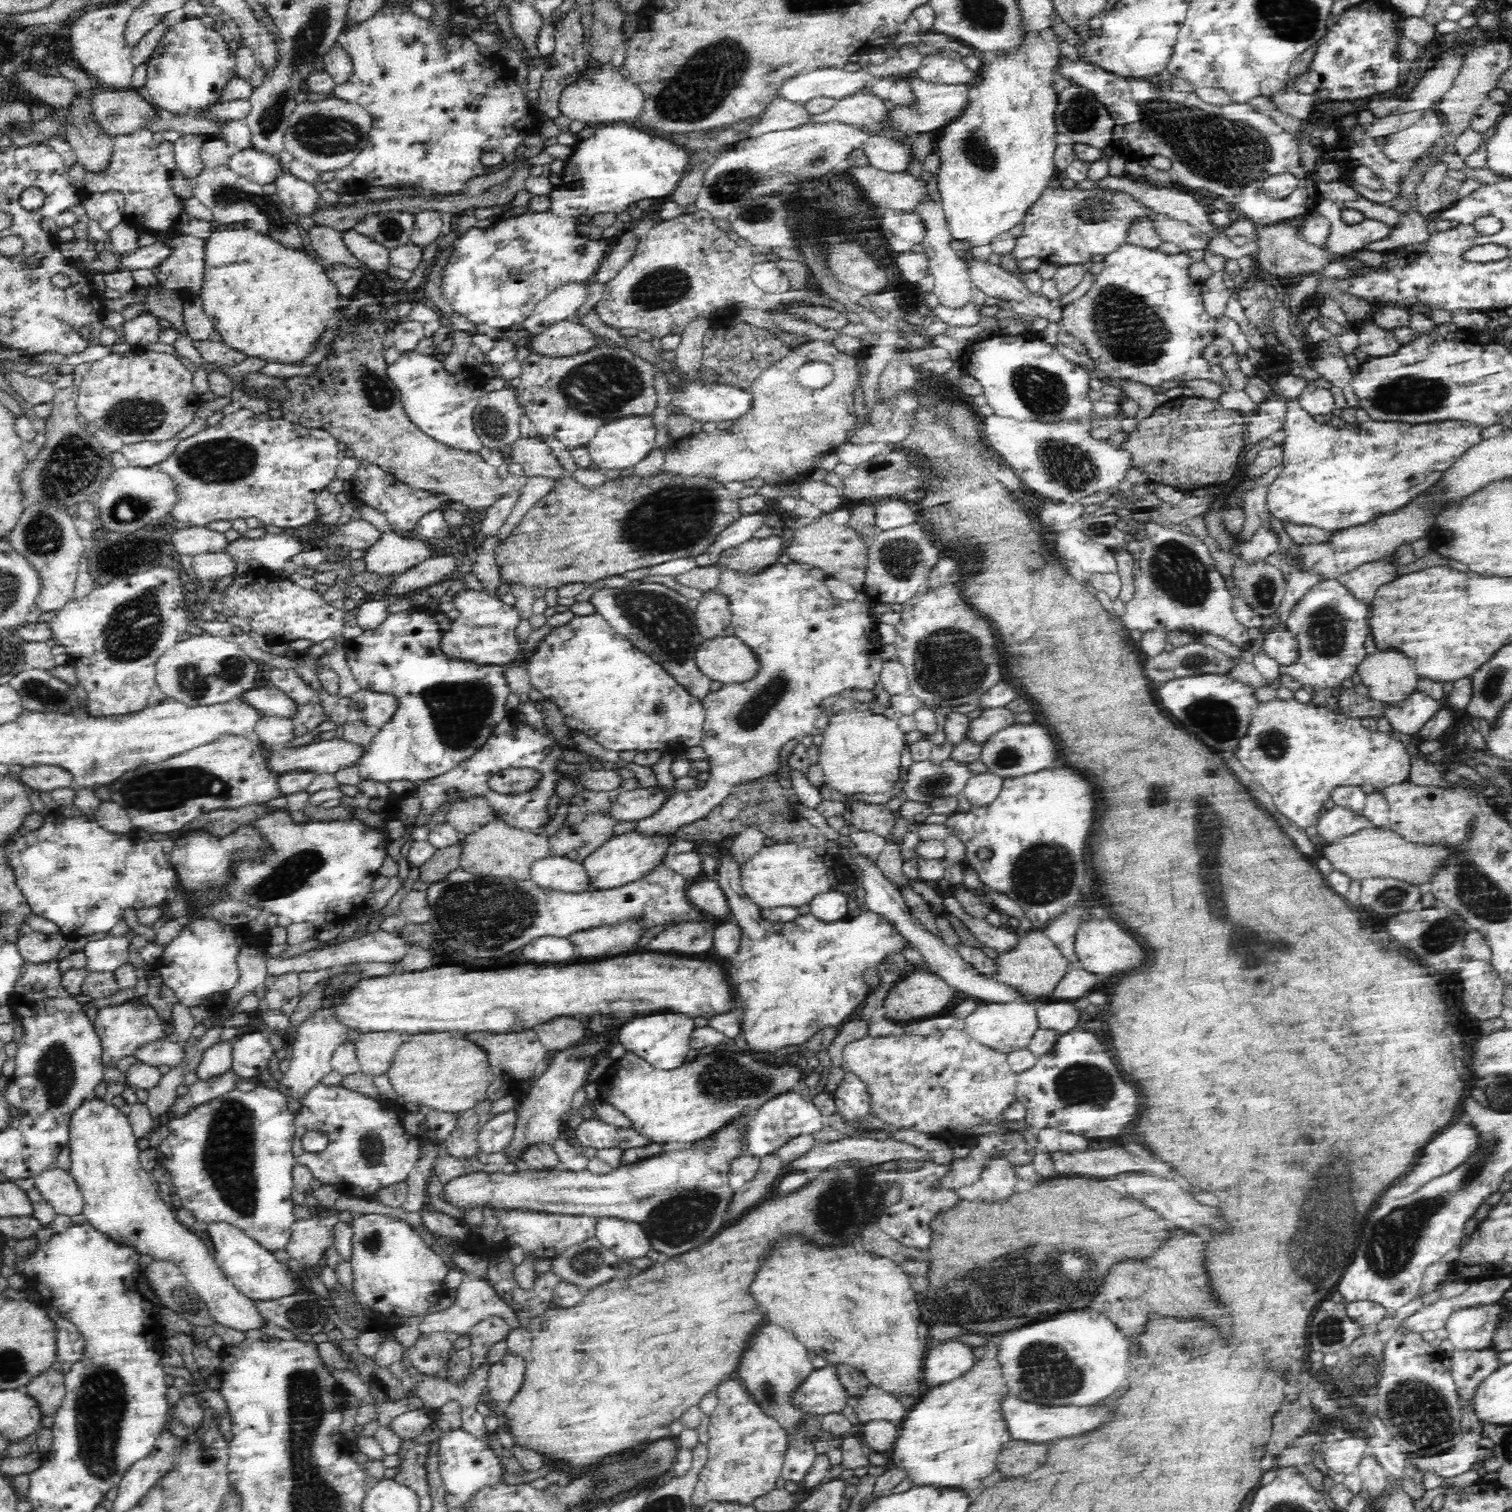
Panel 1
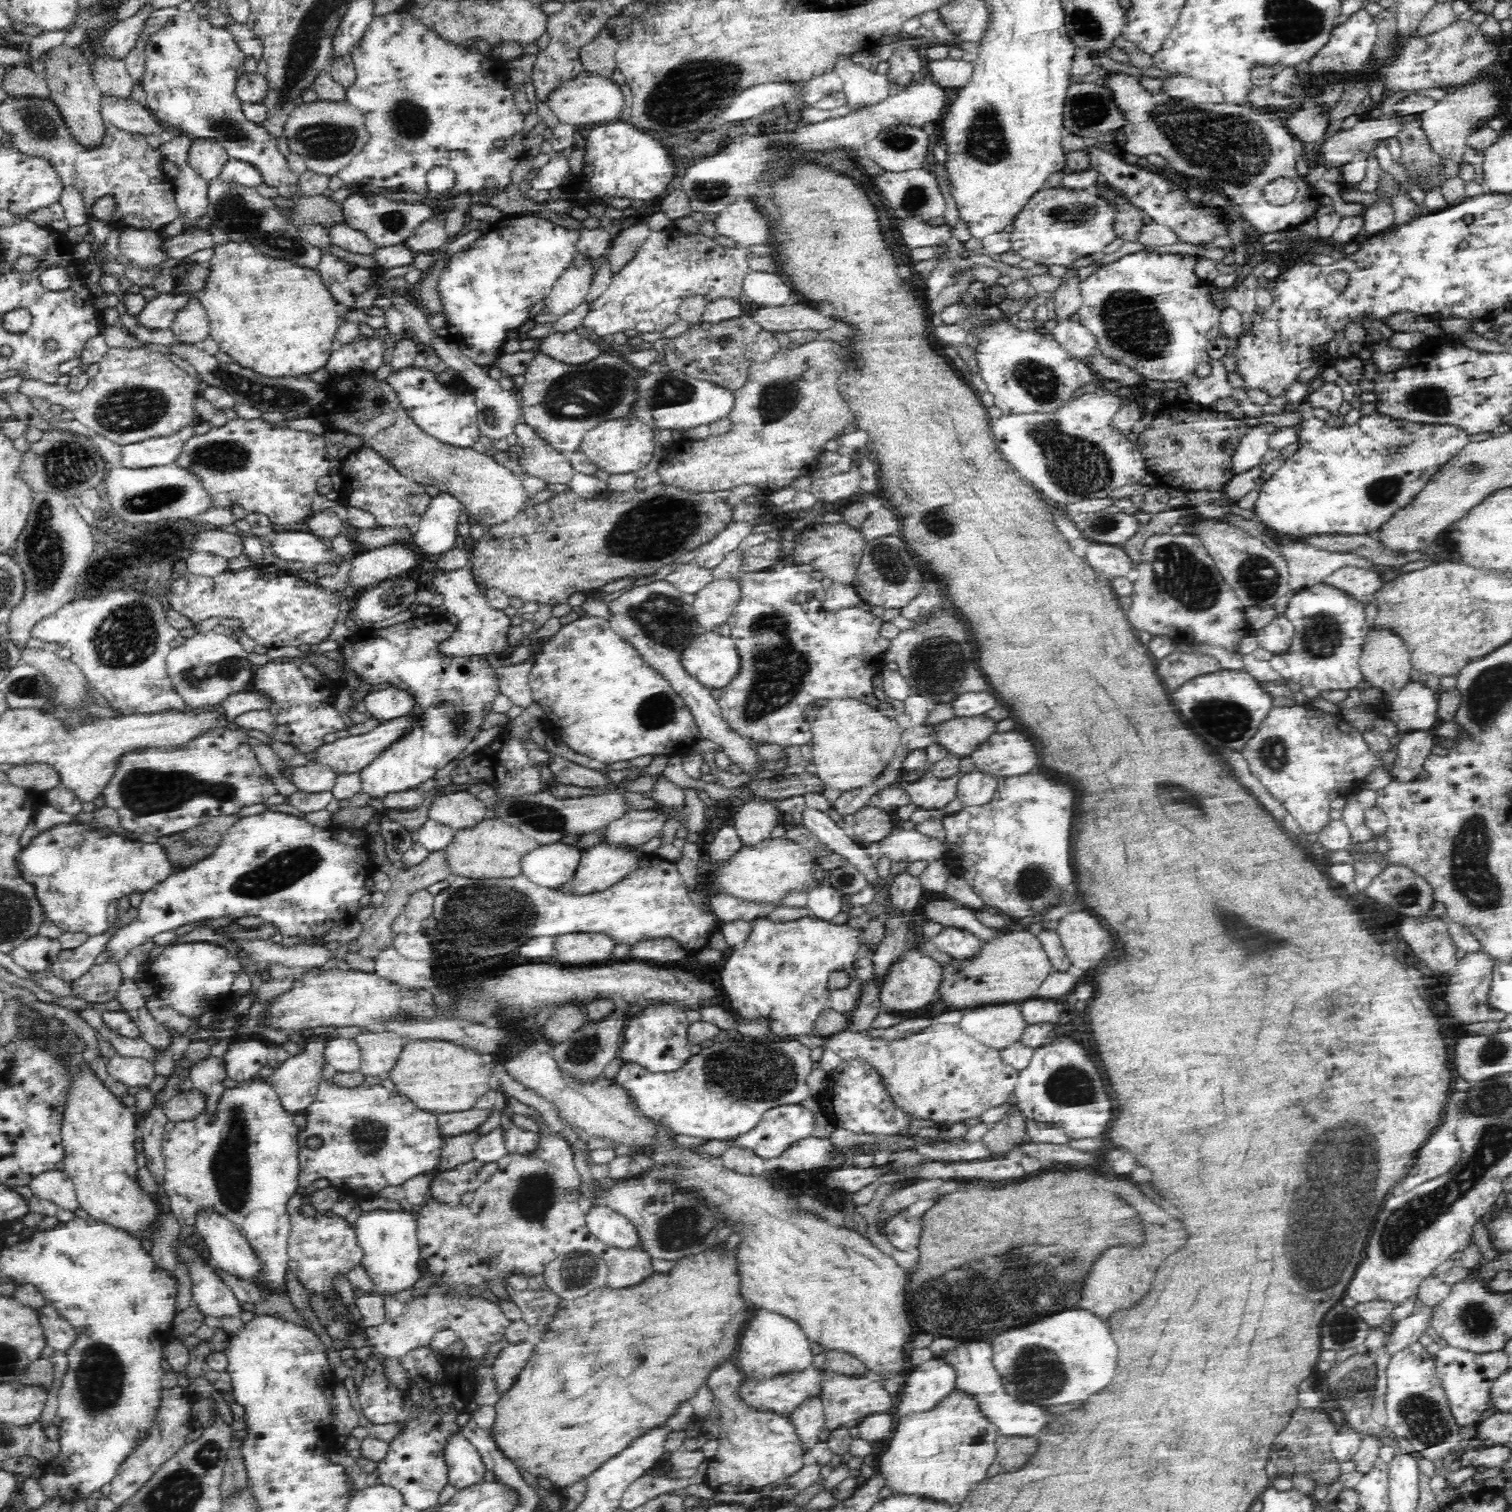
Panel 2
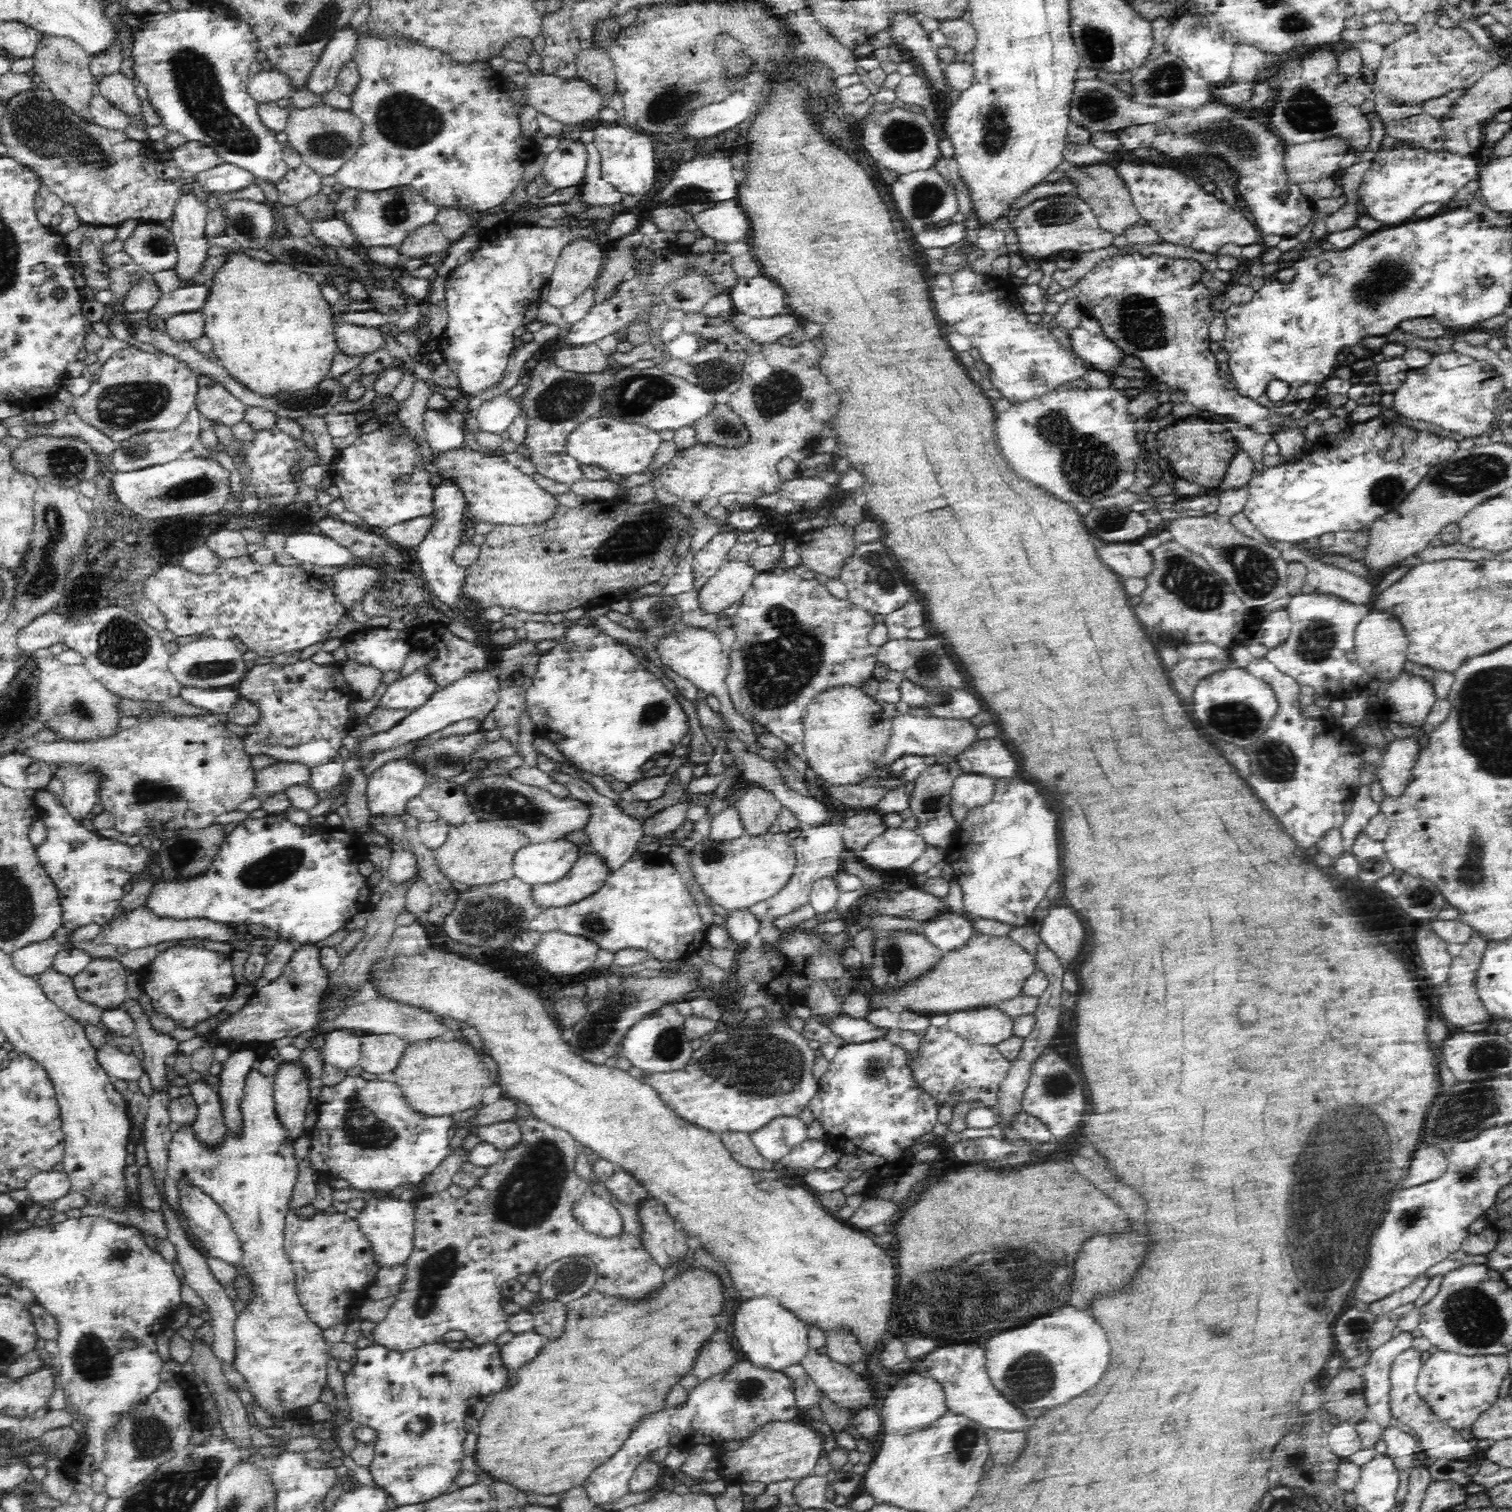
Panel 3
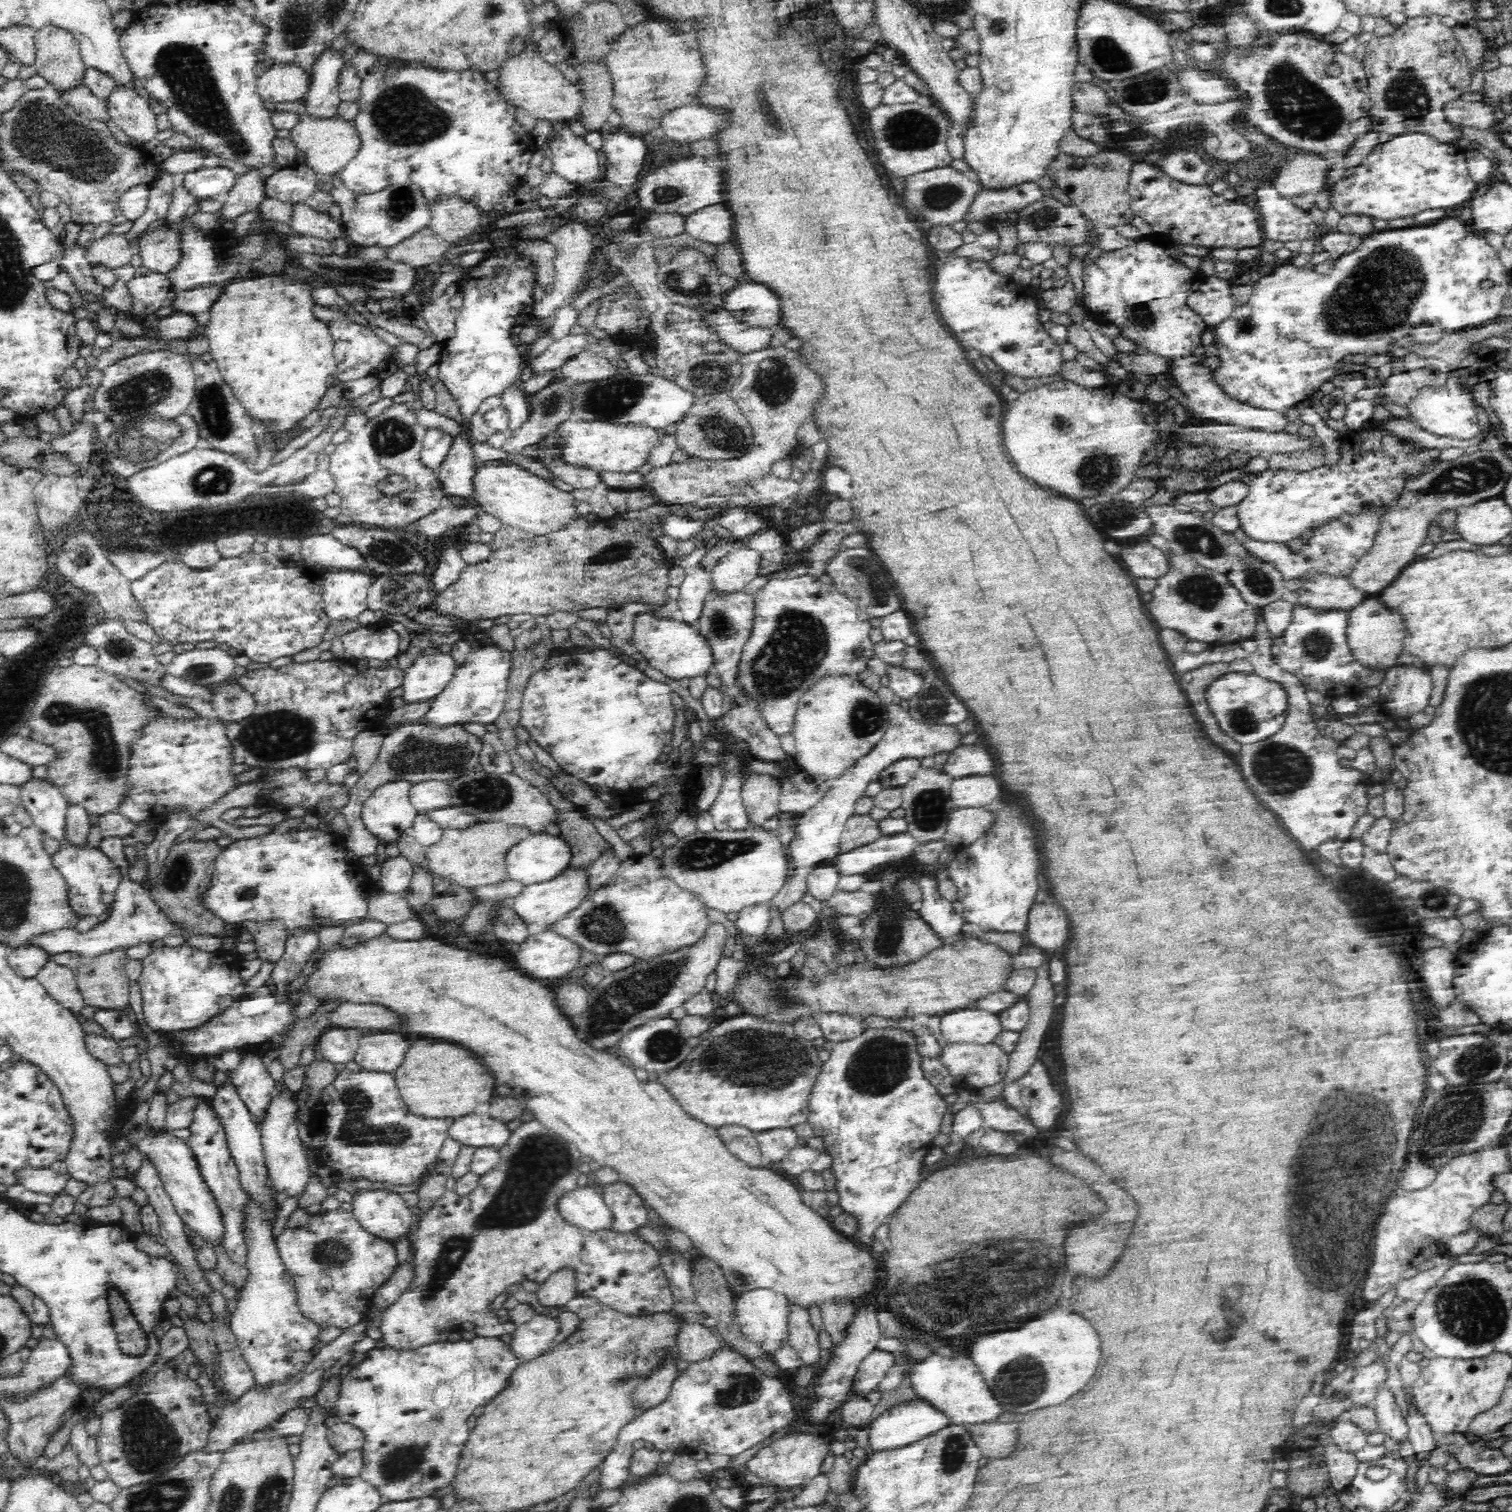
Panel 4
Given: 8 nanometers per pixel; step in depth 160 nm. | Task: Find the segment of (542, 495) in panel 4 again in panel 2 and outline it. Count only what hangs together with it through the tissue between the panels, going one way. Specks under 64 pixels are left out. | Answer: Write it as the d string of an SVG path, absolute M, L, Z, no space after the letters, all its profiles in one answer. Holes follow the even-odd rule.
M374 372L340 378L336 386L331 387L328 382L325 386L329 399L314 417L329 428L358 434L362 445L372 446L408 479L452 494L460 500L471 521L484 529L509 521L532 506L533 495L524 487L522 477L498 464L490 454L472 447L455 447L427 435L408 415L396 391L386 380L377 380Z

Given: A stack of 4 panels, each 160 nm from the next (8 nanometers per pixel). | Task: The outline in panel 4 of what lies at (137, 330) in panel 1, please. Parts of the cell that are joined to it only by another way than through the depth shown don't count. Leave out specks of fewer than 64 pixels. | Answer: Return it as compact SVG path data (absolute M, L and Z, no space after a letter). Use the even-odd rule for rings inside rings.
M218 283L200 286L185 294L177 295L171 306L176 308L176 312L188 313L192 316L207 315L217 298L222 296L226 285Z

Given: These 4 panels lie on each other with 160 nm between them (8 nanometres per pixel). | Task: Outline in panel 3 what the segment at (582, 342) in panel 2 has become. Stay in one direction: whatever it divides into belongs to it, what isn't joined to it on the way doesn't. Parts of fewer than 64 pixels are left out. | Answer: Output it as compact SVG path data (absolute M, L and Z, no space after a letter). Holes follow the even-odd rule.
M596 344L570 349L562 348L554 354L552 360L556 367L578 374L602 374L611 368L607 356Z

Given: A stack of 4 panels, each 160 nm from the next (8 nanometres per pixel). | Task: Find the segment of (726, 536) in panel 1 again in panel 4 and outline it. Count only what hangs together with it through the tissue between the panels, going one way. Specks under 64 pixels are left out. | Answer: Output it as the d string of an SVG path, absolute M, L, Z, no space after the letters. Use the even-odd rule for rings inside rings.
M696 544L696 548L685 555L672 558L672 565L678 564L685 570L685 579L679 586L680 594L676 598L677 617L686 624L697 626L701 615L706 593L712 588L711 571L700 566L700 560L706 555L708 548Z

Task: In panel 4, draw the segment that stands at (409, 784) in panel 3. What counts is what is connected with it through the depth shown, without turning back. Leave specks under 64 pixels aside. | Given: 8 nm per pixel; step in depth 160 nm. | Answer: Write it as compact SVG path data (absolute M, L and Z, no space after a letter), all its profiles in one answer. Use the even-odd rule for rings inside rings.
M405 780L384 784L361 805L365 828L386 845L398 843L414 823L417 812L407 799L411 784Z

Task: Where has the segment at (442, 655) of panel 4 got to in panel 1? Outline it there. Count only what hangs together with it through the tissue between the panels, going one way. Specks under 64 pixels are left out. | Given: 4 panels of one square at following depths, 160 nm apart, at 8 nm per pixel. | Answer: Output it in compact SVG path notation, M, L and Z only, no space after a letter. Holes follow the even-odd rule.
M362 689L350 696L350 700L352 707L359 708L361 720L380 728L390 722L399 707L398 697L371 690Z

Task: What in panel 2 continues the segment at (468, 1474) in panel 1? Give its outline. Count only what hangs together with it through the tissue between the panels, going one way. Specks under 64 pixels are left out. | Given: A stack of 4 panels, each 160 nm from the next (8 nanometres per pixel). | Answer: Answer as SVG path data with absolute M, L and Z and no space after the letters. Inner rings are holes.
M456 1434L445 1449L446 1465L448 1465L448 1484L456 1490L482 1481L486 1471L482 1457L476 1447L461 1434Z

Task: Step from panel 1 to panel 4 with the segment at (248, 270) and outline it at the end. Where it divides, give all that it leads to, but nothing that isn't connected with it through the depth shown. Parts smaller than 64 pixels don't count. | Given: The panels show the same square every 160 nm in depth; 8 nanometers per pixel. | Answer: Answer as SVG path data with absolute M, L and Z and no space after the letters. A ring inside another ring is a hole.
M239 274L234 281L227 283L222 296L207 313L208 320L202 328L202 334L210 341L209 353L212 361L218 363L223 382L231 388L239 406L257 429L260 422L270 428L266 434L270 443L298 430L304 418L316 410L326 390L335 385L338 364L333 356L333 340L327 323L311 315L316 304L311 291L311 284L300 280Z

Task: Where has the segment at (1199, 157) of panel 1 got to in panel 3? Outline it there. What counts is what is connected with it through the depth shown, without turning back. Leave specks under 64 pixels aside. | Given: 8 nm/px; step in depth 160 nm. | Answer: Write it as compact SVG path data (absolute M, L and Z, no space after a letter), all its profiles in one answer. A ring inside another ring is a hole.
M1212 100L1200 108L1192 111L1187 108L1180 107L1176 110L1176 114L1171 120L1166 122L1158 122L1158 124L1140 124L1128 126L1115 130L1120 142L1121 149L1134 150L1139 147L1149 146L1153 148L1153 152L1165 155L1172 160L1196 156L1218 158L1220 161L1228 160L1228 164L1232 166L1232 171L1236 175L1236 190L1238 196L1242 196L1246 205L1252 212L1252 216L1256 219L1256 225L1264 236L1290 237L1295 238L1312 222L1312 204L1309 199L1301 193L1298 184L1290 186L1284 170L1283 159L1283 141L1272 134L1267 126L1265 119L1258 118L1251 110L1238 110L1234 105L1226 105L1225 103Z

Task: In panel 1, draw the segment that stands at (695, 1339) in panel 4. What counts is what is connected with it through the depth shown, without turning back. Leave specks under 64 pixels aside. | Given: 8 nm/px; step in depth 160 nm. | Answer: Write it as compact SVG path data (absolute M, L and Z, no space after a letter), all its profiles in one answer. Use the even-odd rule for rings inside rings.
M726 1378L716 1388L718 1402L717 1407L709 1416L708 1425L708 1462L700 1470L698 1484L694 1489L692 1504L697 1510L708 1501L737 1502L740 1504L751 1504L762 1493L770 1492L775 1488L774 1483L778 1480L784 1464L784 1456L789 1448L788 1431L782 1428L774 1417L768 1415L757 1400L744 1387L744 1381L736 1378Z

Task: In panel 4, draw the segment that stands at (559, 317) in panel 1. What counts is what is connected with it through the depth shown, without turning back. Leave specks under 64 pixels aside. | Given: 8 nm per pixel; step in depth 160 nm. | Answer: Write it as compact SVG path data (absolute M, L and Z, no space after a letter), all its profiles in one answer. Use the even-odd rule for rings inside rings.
M568 220L562 226L556 227L552 230L546 240L552 242L558 250L558 257L555 261L555 281L554 290L548 294L540 302L536 301L533 304L533 317L546 318L558 308L567 306L578 294L580 285L583 282L583 277L587 272L590 260L595 255L596 246L594 244L594 236L585 231L584 222L582 220Z

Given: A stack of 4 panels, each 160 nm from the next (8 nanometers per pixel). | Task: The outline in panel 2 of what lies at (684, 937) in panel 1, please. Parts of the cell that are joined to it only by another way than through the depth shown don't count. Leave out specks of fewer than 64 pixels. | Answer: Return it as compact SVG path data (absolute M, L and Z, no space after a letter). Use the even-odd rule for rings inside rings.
M644 940L631 946L627 952L626 960L636 960L640 962L674 962L682 963L691 956L682 950L673 940ZM680 958L680 960L678 960Z

